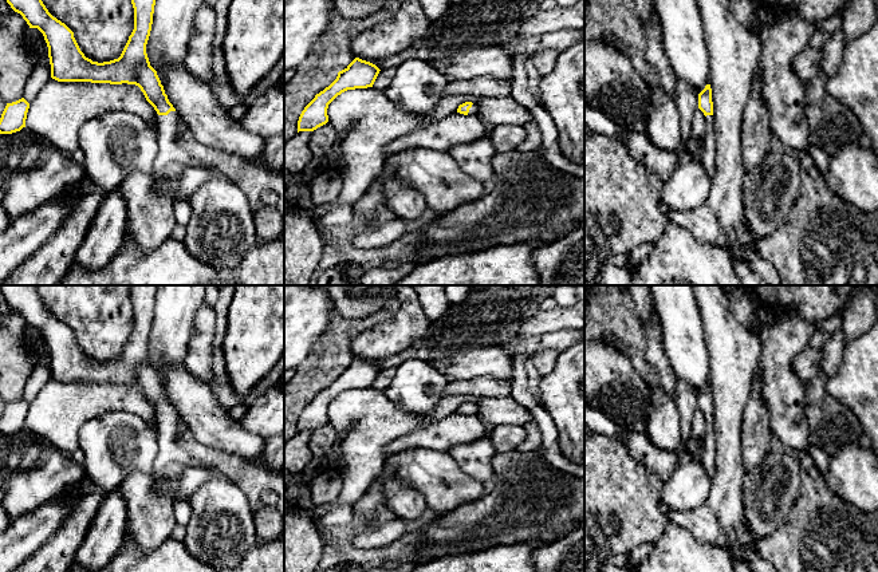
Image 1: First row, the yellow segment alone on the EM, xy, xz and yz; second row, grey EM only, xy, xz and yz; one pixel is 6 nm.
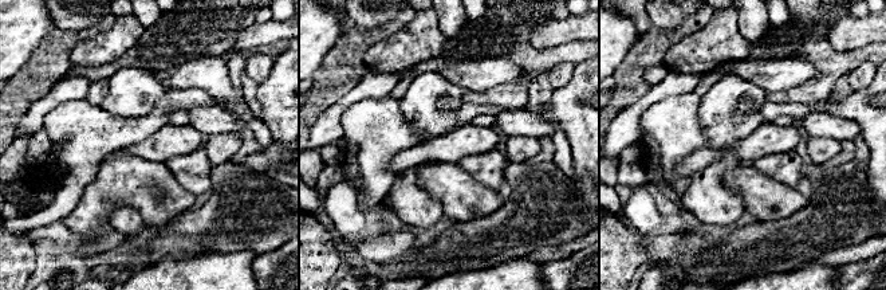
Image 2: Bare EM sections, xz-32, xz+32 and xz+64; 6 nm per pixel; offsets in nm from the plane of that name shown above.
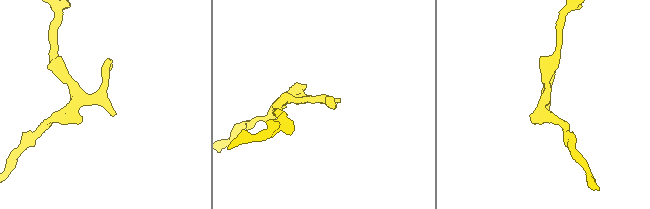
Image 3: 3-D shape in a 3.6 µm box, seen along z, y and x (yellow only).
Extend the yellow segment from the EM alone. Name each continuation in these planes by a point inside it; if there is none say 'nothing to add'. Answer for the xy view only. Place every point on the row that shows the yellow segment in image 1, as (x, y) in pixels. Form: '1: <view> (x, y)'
1: xy (170, 150)

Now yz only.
1: yz (709, 139)

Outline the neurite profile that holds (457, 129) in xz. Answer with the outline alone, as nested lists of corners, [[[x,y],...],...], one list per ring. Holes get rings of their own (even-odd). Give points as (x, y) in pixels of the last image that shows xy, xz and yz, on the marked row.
[[[454,113],[426,129],[416,130],[387,143],[383,149],[383,158],[413,147],[449,151],[453,146],[466,145],[483,139],[485,135],[485,122],[477,114]]]

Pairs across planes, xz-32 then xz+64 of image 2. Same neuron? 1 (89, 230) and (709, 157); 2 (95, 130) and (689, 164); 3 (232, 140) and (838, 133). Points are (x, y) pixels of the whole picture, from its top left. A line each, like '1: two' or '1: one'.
1: two
2: two
3: two

